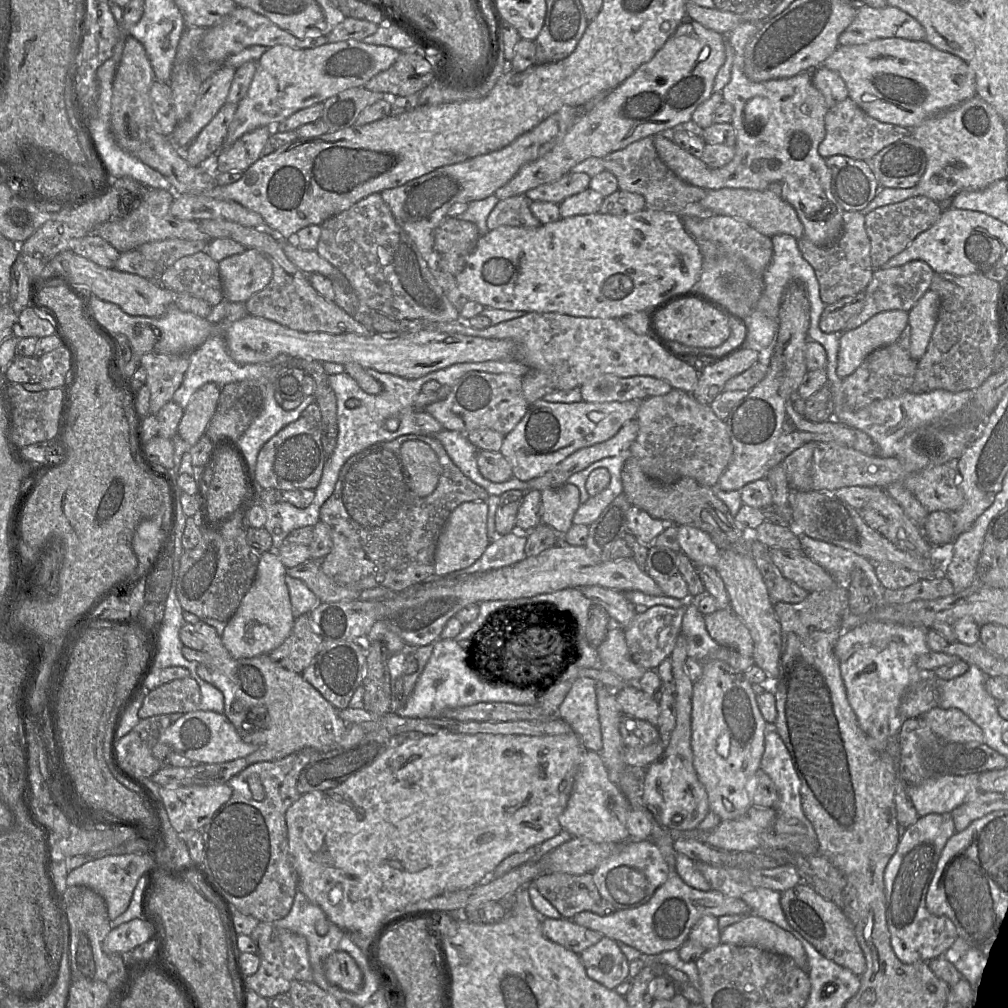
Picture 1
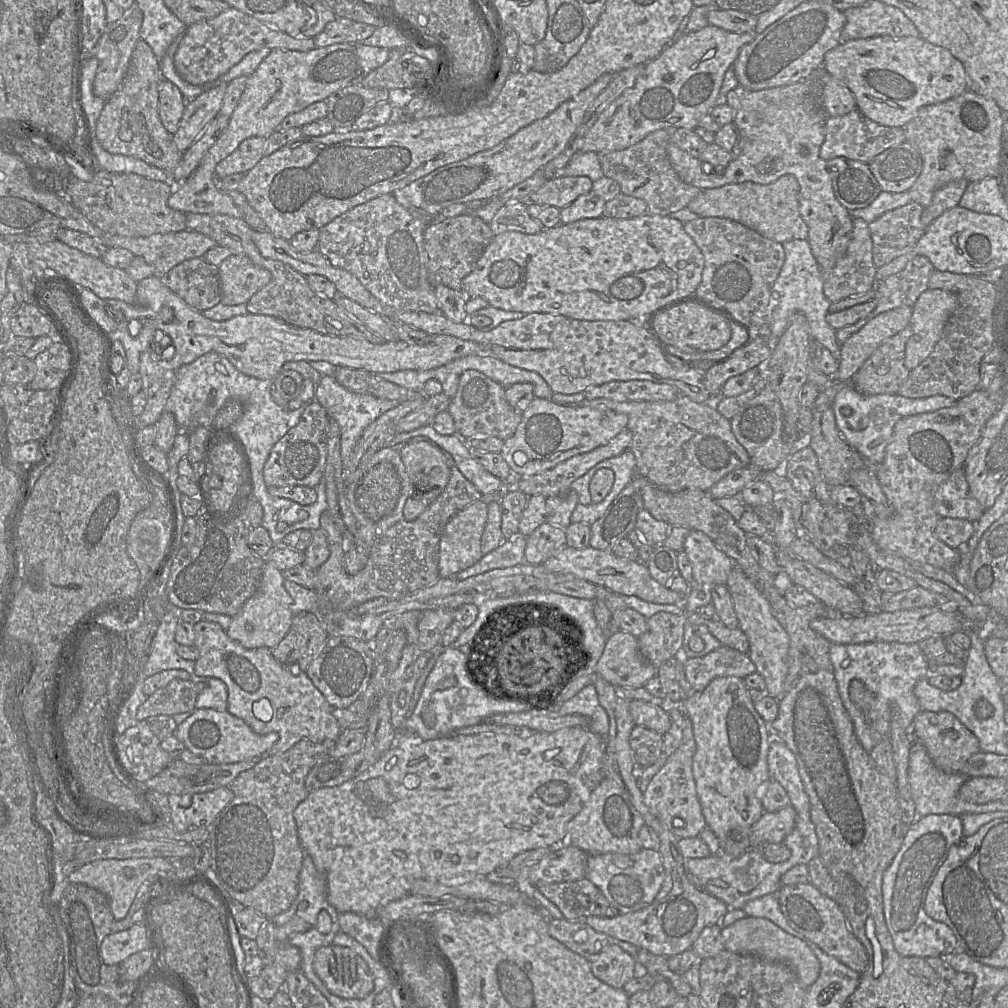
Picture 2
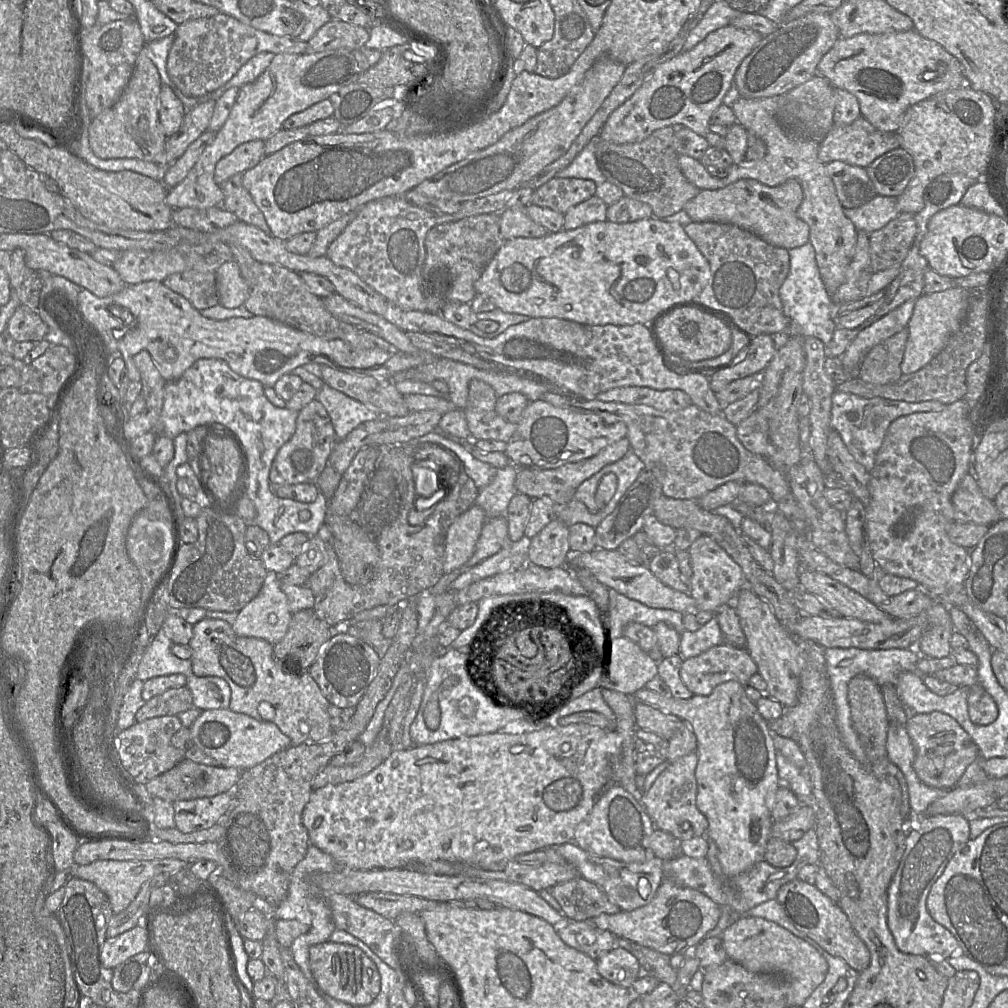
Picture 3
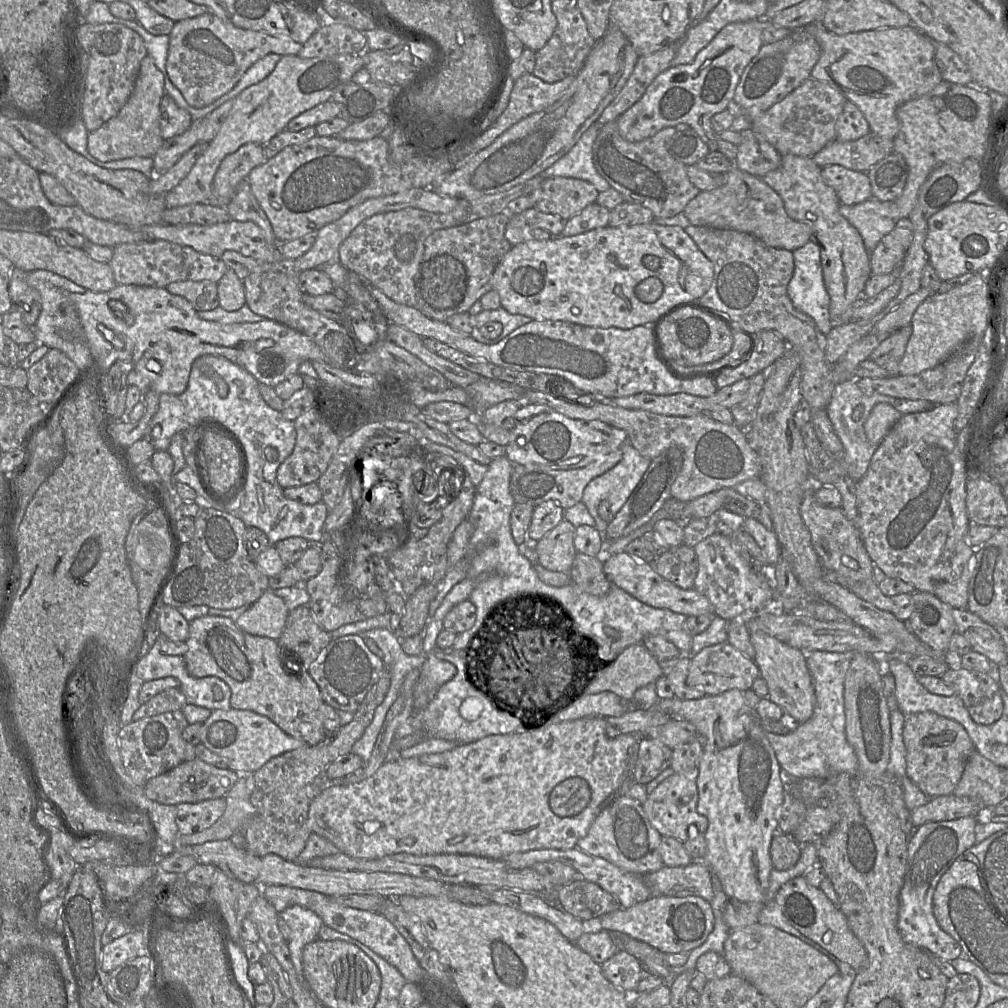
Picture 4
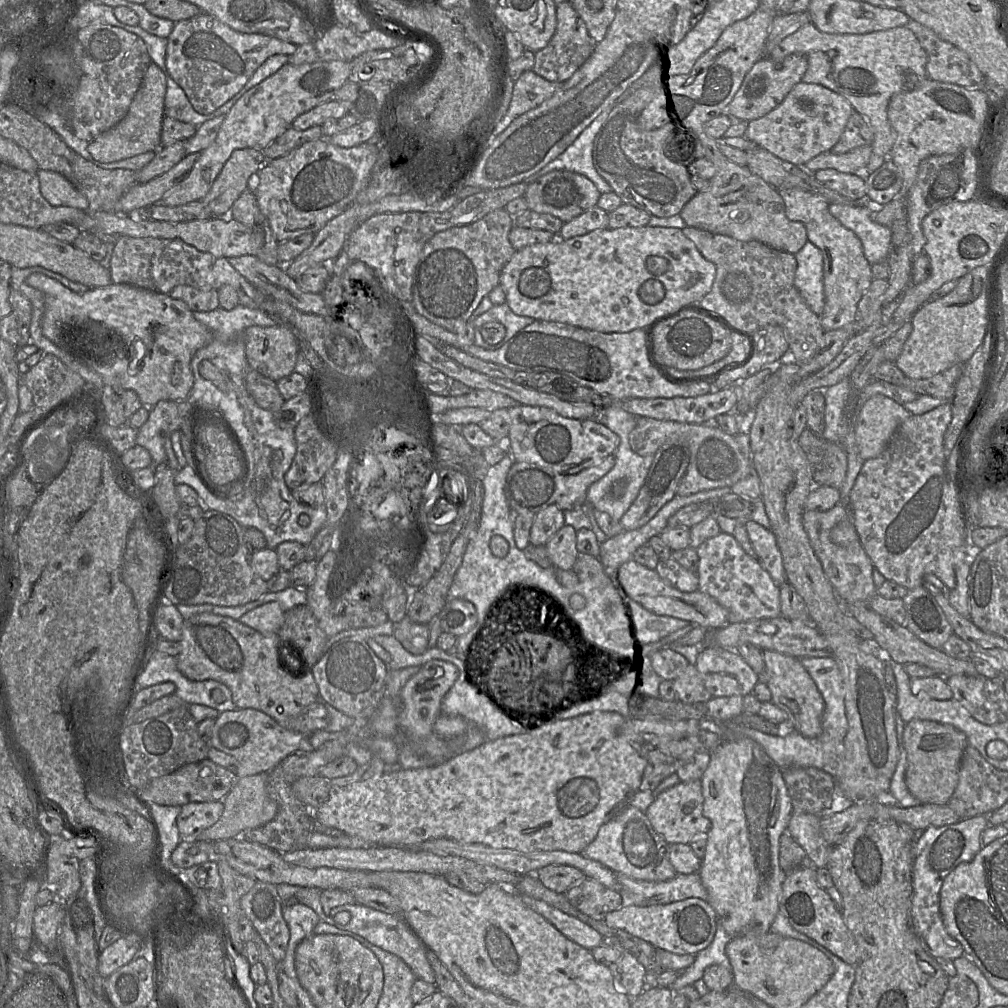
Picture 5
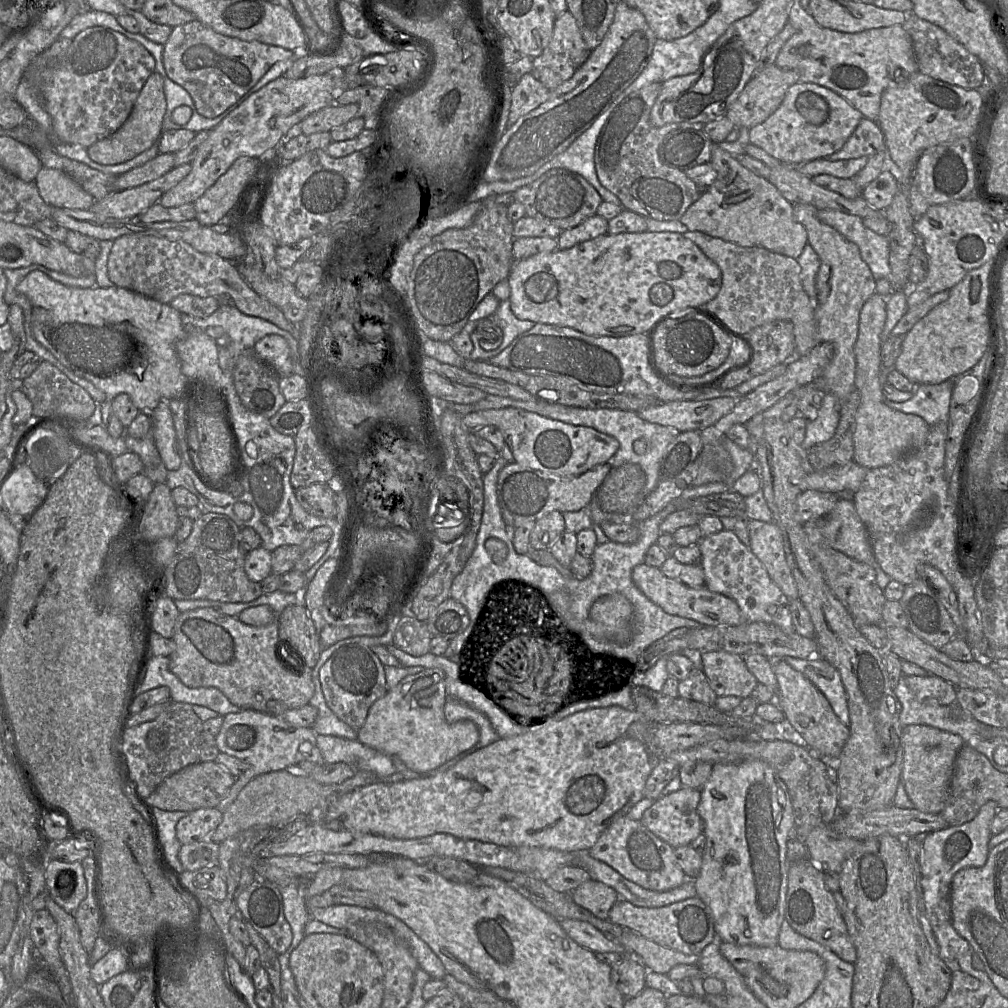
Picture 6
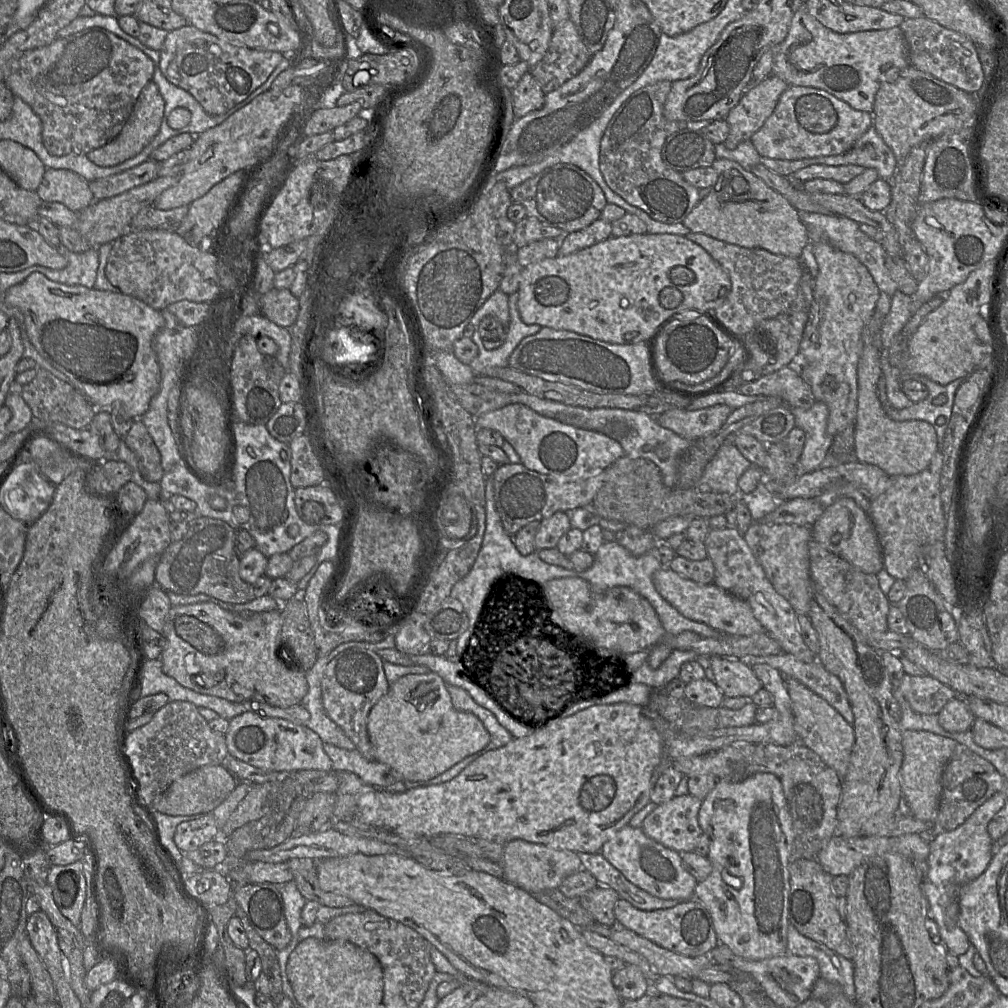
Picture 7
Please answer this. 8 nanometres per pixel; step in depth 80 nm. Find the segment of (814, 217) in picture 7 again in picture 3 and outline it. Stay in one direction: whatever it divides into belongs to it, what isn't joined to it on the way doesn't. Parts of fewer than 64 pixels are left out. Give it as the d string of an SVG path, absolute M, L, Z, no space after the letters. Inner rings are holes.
M876 195L856 208L844 208L845 215L854 223L857 230L872 233L885 226L899 214L897 197Z

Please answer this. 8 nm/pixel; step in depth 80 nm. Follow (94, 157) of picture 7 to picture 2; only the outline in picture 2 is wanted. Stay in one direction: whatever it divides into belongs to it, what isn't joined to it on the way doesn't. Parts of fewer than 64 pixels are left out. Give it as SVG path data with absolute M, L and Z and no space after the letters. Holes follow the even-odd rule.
M139 39L133 49L126 75L114 92L106 101L103 110L96 123L96 139L100 145L111 154L133 156L141 159L149 165L165 171L171 181L171 176L182 159L183 152L179 151L172 140L172 135L167 132L161 123L158 112L158 84L162 79L159 61L151 48L143 40Z

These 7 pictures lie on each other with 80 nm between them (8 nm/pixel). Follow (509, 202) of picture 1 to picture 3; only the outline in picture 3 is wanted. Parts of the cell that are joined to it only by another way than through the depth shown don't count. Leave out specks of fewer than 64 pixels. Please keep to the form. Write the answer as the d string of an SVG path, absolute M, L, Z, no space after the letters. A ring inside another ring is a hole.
M505 208L500 212L500 234L504 241L517 237L540 238L549 233L527 215L525 208Z

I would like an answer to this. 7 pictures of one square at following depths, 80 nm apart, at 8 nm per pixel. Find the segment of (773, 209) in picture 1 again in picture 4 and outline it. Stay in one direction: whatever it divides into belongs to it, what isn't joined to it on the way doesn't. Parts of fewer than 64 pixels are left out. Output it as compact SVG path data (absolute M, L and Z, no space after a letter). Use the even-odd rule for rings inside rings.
M735 166L726 175L727 181L724 185L711 191L700 191L686 204L682 213L690 221L691 225L748 233L770 247L781 248L791 252L810 241L811 230L809 226L803 222L791 219L785 211L781 197L761 178L741 171Z

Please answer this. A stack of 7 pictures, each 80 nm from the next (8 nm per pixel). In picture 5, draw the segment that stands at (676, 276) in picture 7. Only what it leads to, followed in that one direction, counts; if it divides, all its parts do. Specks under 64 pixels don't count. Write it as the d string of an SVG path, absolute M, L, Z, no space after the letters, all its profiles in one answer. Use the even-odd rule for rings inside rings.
M650 225L617 229L607 227L596 229L587 234L575 236L566 240L557 238L548 243L534 244L515 251L509 262L501 271L499 285L506 294L505 303L508 304L511 311L516 315L532 317L535 320L566 323L579 328L603 333L624 333L639 328L645 330L660 316L679 306L685 304L699 305L701 299L710 292L715 279L715 274L715 265L701 255L695 244L683 234L681 229L653 227Z

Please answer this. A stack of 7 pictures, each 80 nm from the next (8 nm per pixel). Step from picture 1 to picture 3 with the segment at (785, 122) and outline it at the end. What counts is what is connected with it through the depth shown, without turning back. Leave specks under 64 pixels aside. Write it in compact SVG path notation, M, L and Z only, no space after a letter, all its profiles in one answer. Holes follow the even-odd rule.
M776 96L759 99L740 97L731 106L737 123L765 143L767 152L763 159L744 165L732 164L726 172L715 173L709 172L699 160L679 155L679 167L685 178L699 190L721 189L740 179L754 179L769 187L779 186L789 179L797 180L803 190L803 201L796 214L809 226L809 242L814 247L822 281L827 292L833 295L845 281L848 266L855 252L857 229L844 213L834 183L826 173L825 164L818 159L820 143L790 136L775 117L777 108Z

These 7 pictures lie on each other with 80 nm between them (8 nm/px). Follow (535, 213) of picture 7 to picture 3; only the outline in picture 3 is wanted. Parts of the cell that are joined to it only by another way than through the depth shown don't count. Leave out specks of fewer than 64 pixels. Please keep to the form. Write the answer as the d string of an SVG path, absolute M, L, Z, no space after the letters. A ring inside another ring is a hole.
M554 177L534 191L531 204L565 214L571 207L594 196L596 186L589 179Z

